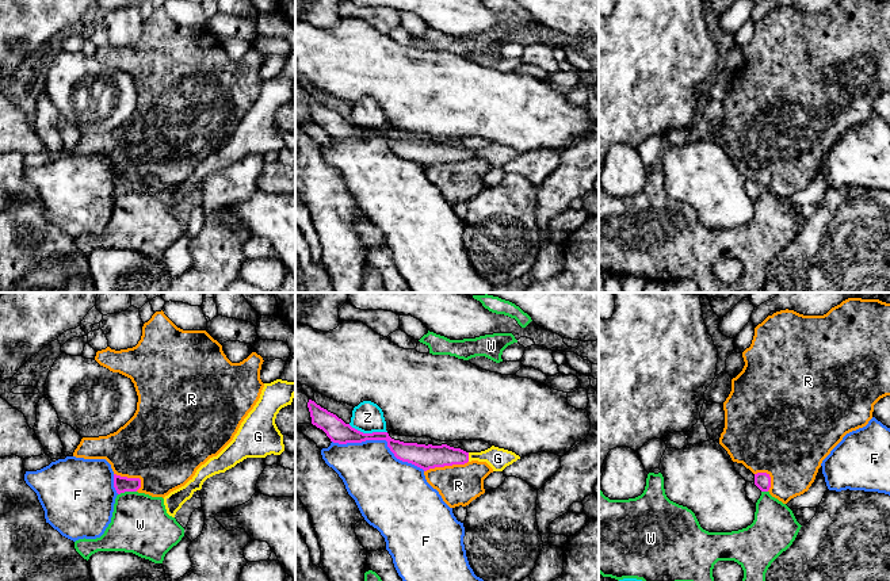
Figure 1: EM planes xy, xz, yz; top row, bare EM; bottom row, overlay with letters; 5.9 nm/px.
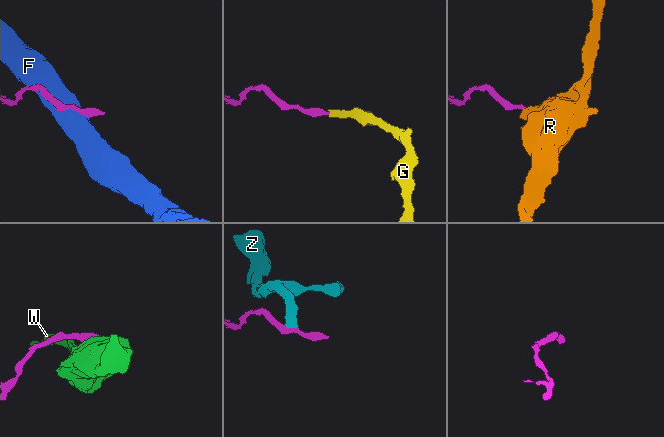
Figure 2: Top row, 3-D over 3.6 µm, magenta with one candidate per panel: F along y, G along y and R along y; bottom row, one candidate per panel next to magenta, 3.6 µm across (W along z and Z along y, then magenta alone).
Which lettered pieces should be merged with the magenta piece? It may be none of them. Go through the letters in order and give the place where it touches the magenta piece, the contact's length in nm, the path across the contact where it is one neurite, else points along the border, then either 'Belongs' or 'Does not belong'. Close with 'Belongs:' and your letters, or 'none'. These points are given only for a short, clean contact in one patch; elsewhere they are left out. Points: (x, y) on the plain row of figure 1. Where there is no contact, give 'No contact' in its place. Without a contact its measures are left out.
F: Touches magenta at xz (381, 136). Shared border 600 nm. Does not belong
G: Touches magenta at xz (468, 153). Shared border 60 nm. Path across: xz (428, 153), (468, 153), (497, 155). Belongs
R: Touches magenta at xz (446, 161). Shared border 280 nm. Does not belong
W: Touches magenta at xy (126, 187). Shared border 110 nm. Boundary: xy (136, 187), (125, 187), (118, 191). Does not belong
Z: Touches magenta at xz (367, 130). Shared border 240 nm. Boundary: xz (348, 121), (363, 129), (386, 129). Does not belong
Belongs: G

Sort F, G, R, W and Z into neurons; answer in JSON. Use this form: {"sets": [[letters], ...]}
{"sets": [["F"], ["G"], ["R"], ["W"], ["Z"]]}

